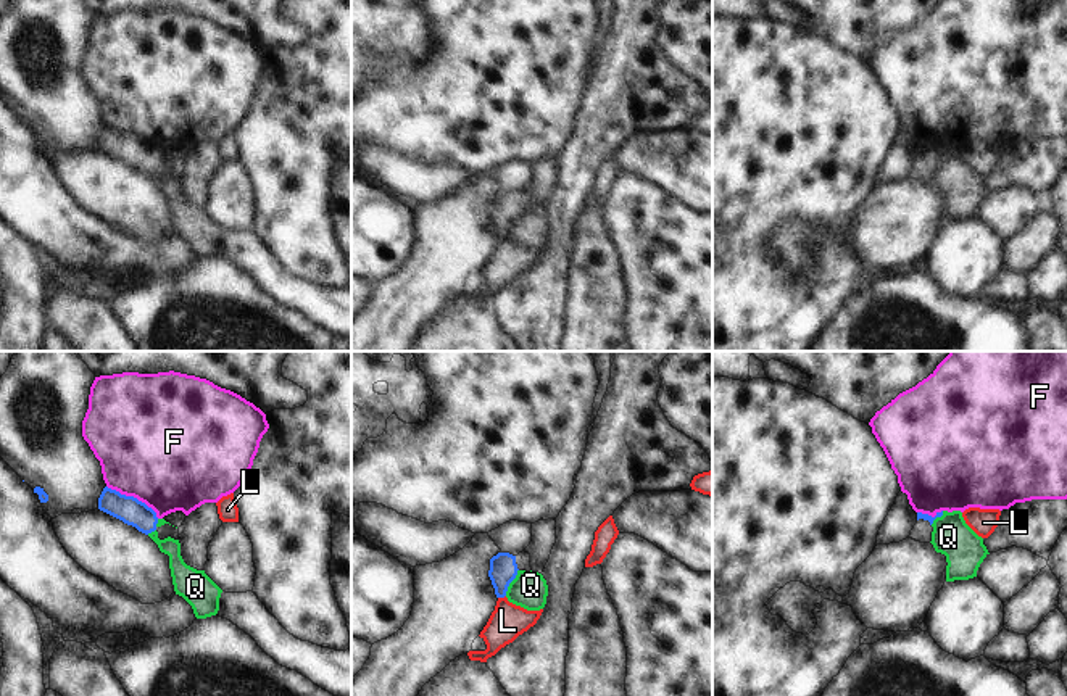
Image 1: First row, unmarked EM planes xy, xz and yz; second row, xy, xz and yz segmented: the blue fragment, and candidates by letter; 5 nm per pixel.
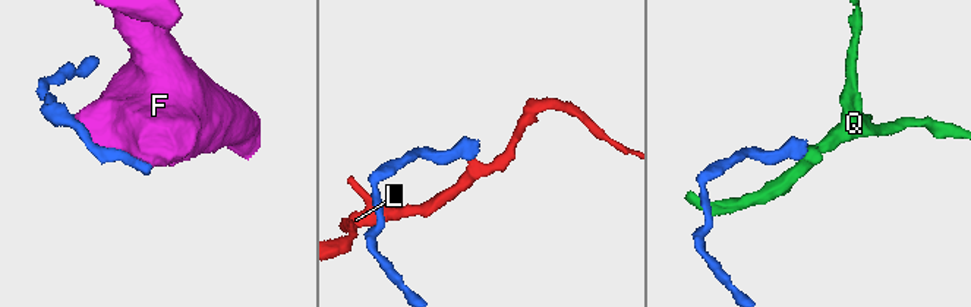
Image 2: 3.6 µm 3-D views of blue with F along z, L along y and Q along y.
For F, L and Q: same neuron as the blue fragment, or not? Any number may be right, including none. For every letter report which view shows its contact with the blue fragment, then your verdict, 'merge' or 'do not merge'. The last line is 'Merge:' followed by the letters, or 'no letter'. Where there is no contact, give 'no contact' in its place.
F: meets blue in xy; do not merge
L: meets blue in xz; do not merge
Q: meets blue in xz; do not merge
Merge: no letter

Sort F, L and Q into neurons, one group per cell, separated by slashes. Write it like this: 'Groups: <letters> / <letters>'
Groups: F / L / Q.

